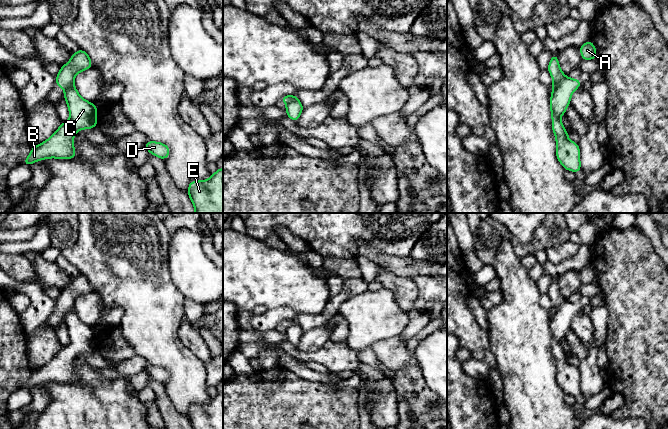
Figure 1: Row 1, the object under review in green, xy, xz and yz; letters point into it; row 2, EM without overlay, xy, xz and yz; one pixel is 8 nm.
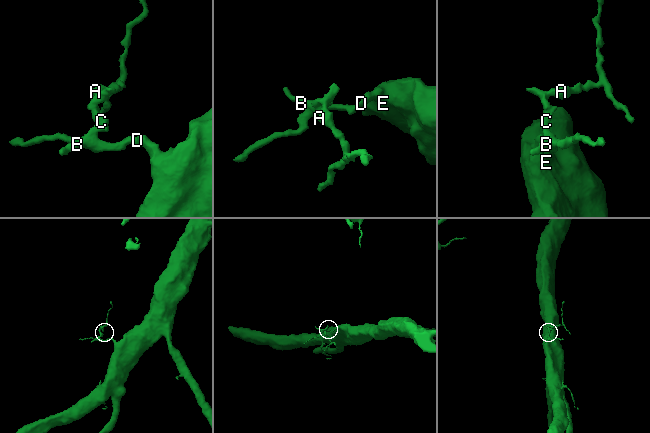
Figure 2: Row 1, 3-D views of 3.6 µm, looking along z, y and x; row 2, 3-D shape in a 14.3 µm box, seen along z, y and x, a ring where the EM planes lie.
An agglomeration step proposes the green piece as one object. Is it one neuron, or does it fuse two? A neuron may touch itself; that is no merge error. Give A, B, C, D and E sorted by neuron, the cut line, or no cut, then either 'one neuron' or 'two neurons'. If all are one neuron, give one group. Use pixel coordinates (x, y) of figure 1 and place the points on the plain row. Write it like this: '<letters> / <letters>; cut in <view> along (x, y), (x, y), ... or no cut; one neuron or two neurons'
A / B C D E; cut in yz along (565, 300), (553, 311); two neurons

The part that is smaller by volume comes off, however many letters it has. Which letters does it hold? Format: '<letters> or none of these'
A

